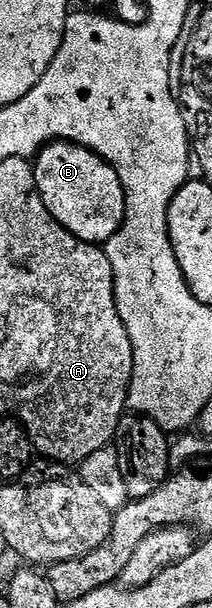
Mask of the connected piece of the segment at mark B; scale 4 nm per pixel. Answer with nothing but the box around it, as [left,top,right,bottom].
[36,141,126,245]

